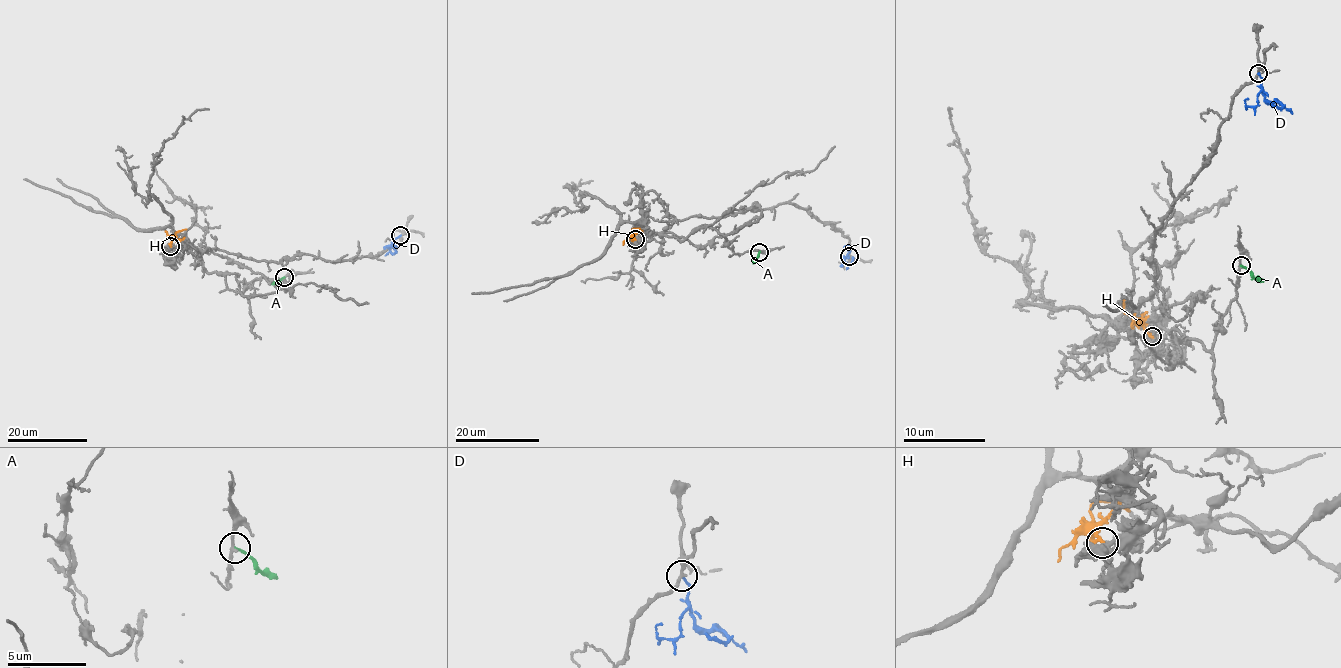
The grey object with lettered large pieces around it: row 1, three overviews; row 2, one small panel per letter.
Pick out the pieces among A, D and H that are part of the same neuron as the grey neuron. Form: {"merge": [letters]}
{"merge": ["H"]}

